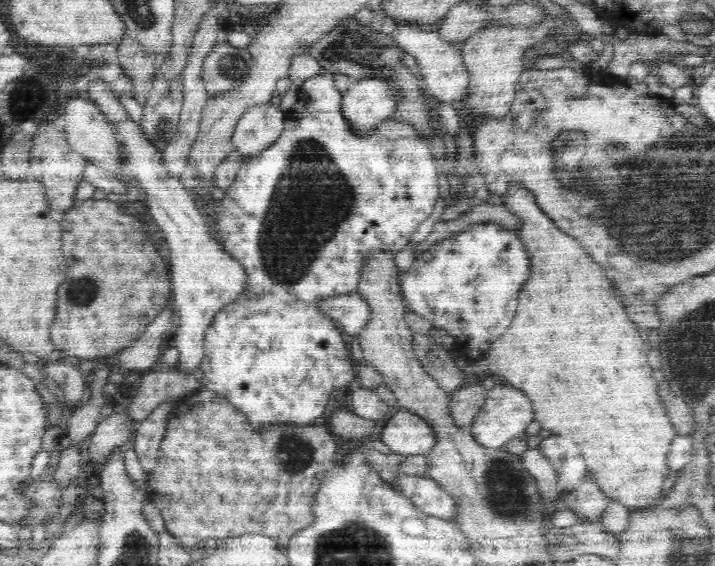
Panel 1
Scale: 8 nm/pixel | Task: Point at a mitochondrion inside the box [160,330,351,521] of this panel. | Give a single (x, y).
(292, 454)

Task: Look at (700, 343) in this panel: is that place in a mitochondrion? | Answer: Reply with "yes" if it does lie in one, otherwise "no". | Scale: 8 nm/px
yes

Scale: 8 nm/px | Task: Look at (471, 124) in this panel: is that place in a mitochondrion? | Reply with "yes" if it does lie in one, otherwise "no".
no

